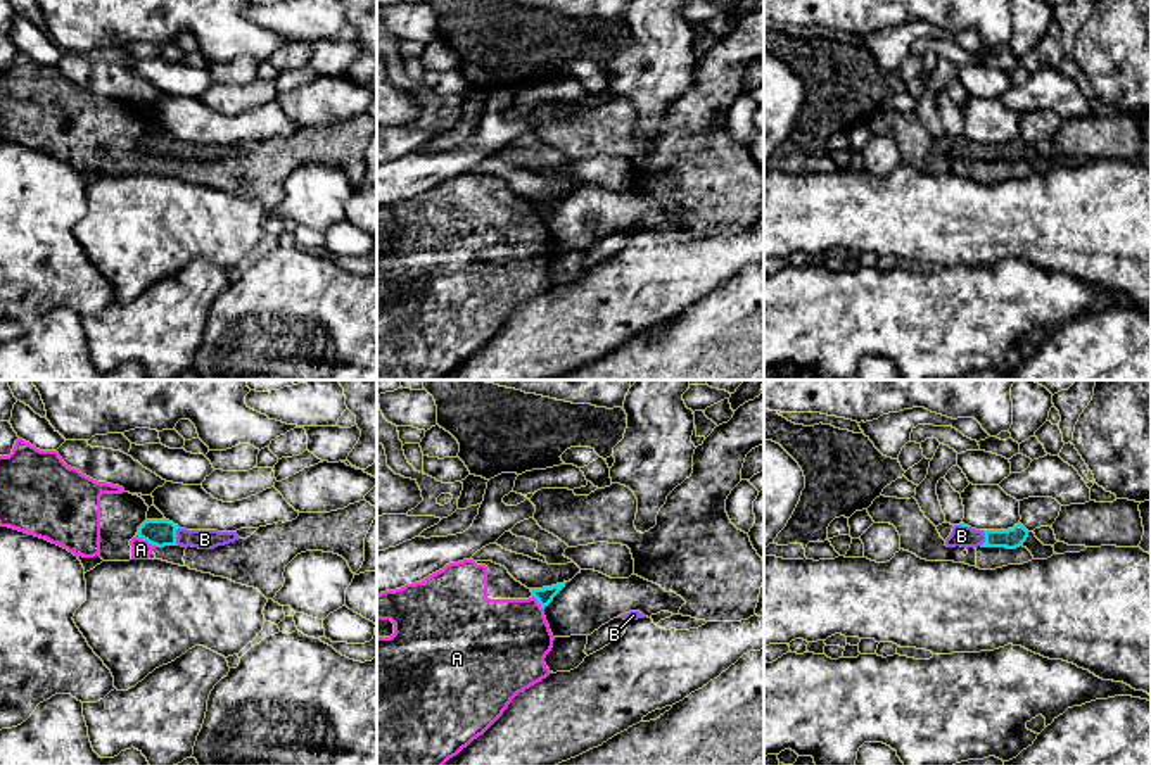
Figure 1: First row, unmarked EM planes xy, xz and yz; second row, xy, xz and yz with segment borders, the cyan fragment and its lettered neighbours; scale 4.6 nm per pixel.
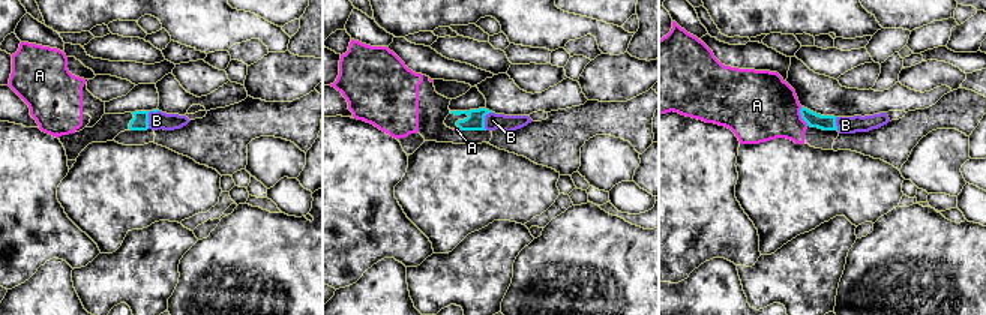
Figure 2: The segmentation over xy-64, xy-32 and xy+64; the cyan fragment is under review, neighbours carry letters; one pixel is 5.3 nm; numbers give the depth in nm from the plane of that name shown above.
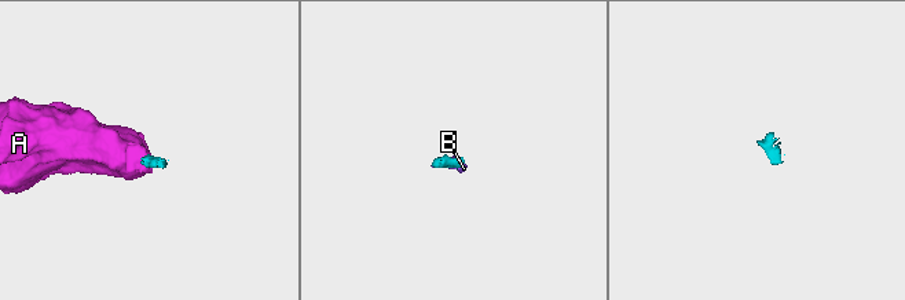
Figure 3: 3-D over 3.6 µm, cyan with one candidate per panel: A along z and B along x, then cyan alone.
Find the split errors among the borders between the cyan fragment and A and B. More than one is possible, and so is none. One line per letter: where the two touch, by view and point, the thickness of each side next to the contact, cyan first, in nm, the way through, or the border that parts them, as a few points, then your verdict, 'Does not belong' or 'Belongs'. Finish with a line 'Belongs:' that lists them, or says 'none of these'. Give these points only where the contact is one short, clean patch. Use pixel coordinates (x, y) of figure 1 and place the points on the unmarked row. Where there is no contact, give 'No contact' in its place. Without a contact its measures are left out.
A: Touches cyan at xy (147, 154). Thickness 130 nm (cyan) against 100 nm. Boundary: xy (137, 147), (158, 159). Does not belong
B: Touches cyan at xy (175, 149). Thickness 130 nm (cyan) against 100 nm. Path across: xy (158, 145), (175, 149), (204, 152). Belongs
Belongs: B

